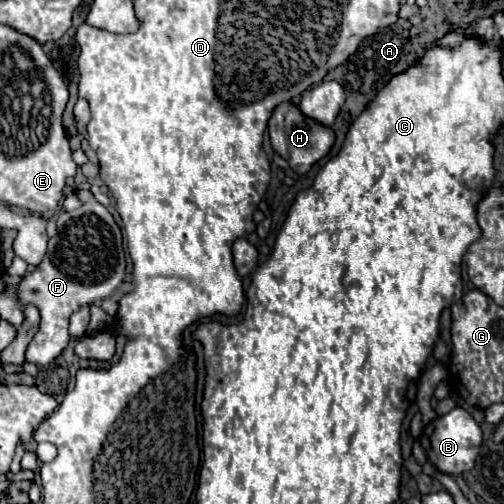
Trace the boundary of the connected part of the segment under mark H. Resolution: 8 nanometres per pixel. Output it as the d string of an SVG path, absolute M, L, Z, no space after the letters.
M293 102L279 104L273 112L267 128L269 128L269 138L271 138L273 150L279 156L283 156L285 160L289 160L289 166L299 174L305 174L315 162L325 158L329 154L333 142L335 142L333 128L327 128L327 126L319 124L317 120L311 120L309 116L303 116L299 106L293 104Z

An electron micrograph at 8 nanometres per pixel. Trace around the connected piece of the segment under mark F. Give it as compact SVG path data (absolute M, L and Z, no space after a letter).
M77 190L83 206L63 212L57 218L57 234L49 238L43 262L31 276L19 282L19 302L33 304L41 312L39 332L27 348L27 362L37 366L51 364L69 344L69 318L83 304L101 302L115 292L125 276L125 252L121 246L121 230L109 210L99 204L89 190Z

